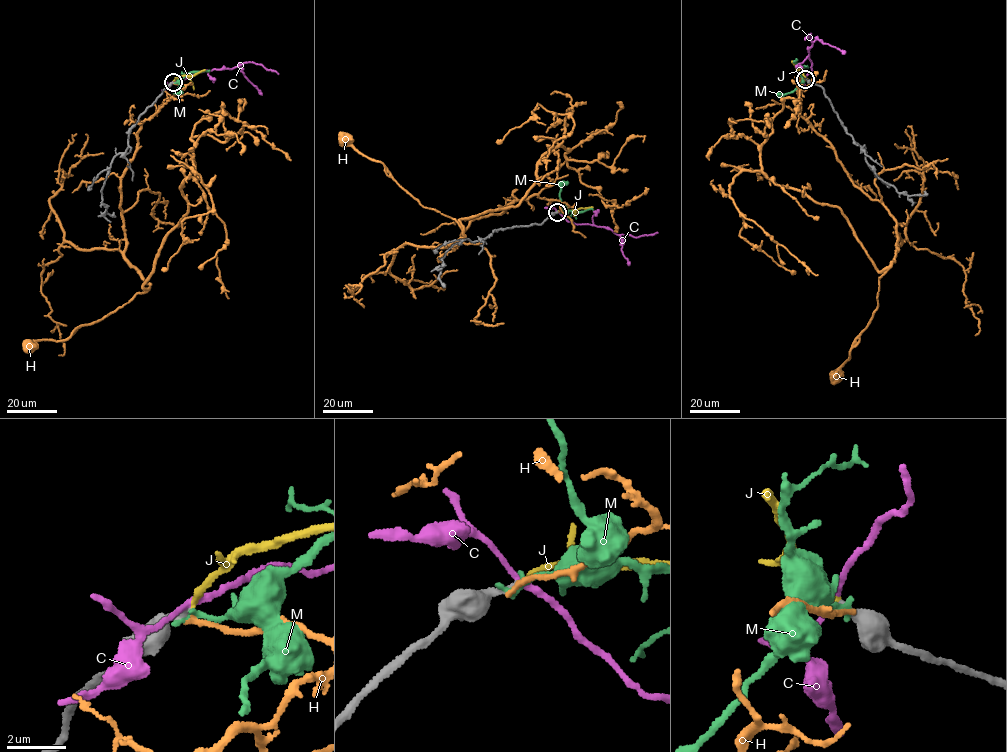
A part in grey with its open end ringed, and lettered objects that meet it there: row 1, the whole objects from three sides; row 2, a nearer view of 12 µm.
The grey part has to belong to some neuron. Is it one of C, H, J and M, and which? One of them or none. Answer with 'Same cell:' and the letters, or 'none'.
Same cell: J

